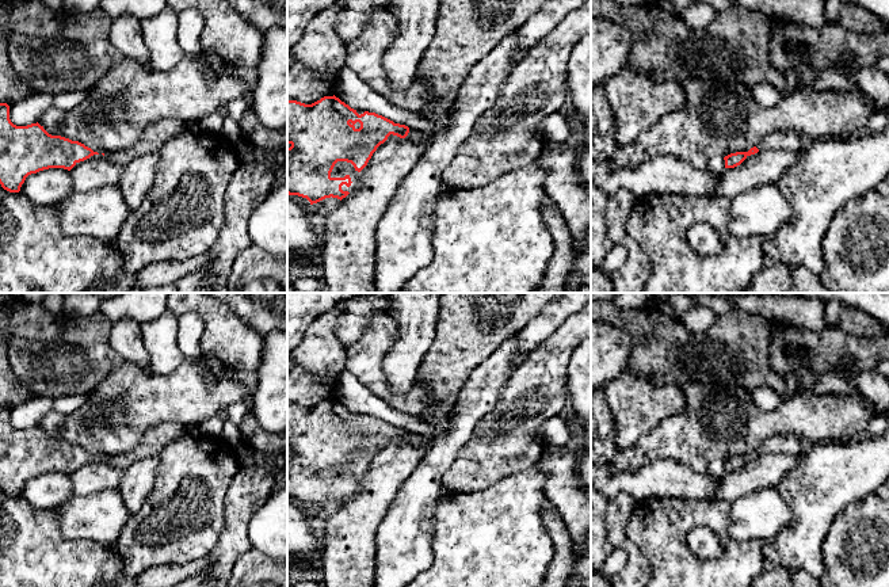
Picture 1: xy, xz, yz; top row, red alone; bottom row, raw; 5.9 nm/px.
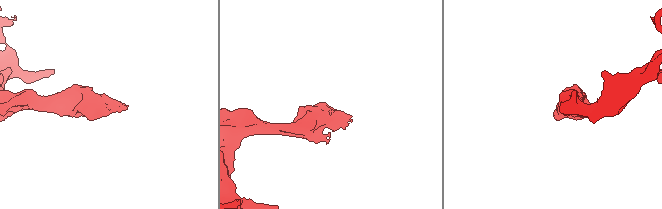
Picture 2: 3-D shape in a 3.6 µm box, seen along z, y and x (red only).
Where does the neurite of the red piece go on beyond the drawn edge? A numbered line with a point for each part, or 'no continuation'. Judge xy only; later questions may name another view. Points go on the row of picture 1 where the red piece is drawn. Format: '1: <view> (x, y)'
no continuation

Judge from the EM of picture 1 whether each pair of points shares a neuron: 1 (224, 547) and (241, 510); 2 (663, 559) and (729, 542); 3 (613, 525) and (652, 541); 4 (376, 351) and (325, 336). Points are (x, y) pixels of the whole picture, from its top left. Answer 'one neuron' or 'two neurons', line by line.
1: one neuron
2: one neuron
3: two neurons
4: two neurons

